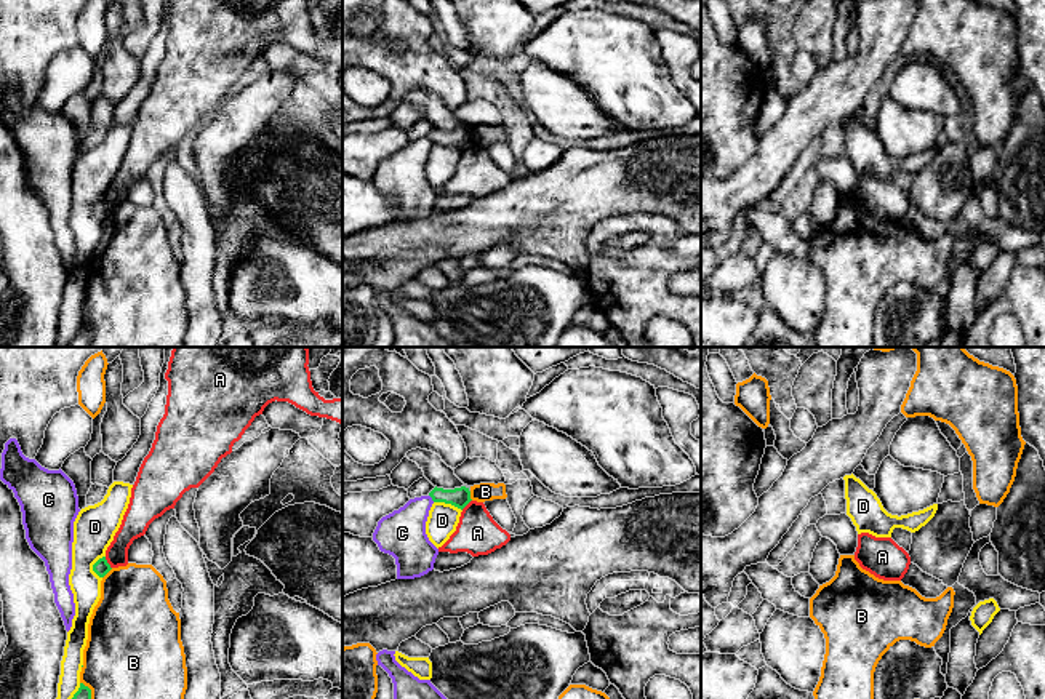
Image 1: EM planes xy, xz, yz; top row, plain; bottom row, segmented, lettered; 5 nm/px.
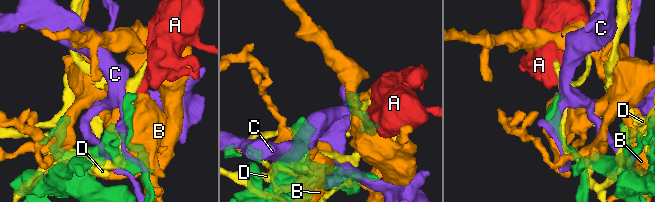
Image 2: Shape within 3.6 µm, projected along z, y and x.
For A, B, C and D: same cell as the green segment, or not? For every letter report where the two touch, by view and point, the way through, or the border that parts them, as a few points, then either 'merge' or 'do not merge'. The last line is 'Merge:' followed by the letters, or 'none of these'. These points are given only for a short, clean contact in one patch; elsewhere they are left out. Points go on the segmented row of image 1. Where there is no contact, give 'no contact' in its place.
A: meets green in xy at (108, 563); border along xy (104, 557), (111, 568); do not merge
B: meets green in xy at (108, 571); do not merge
C: meets green in xz at (431, 496); do not merge
D: meets green in xz at (448, 503); do not merge
Merge: none of these

